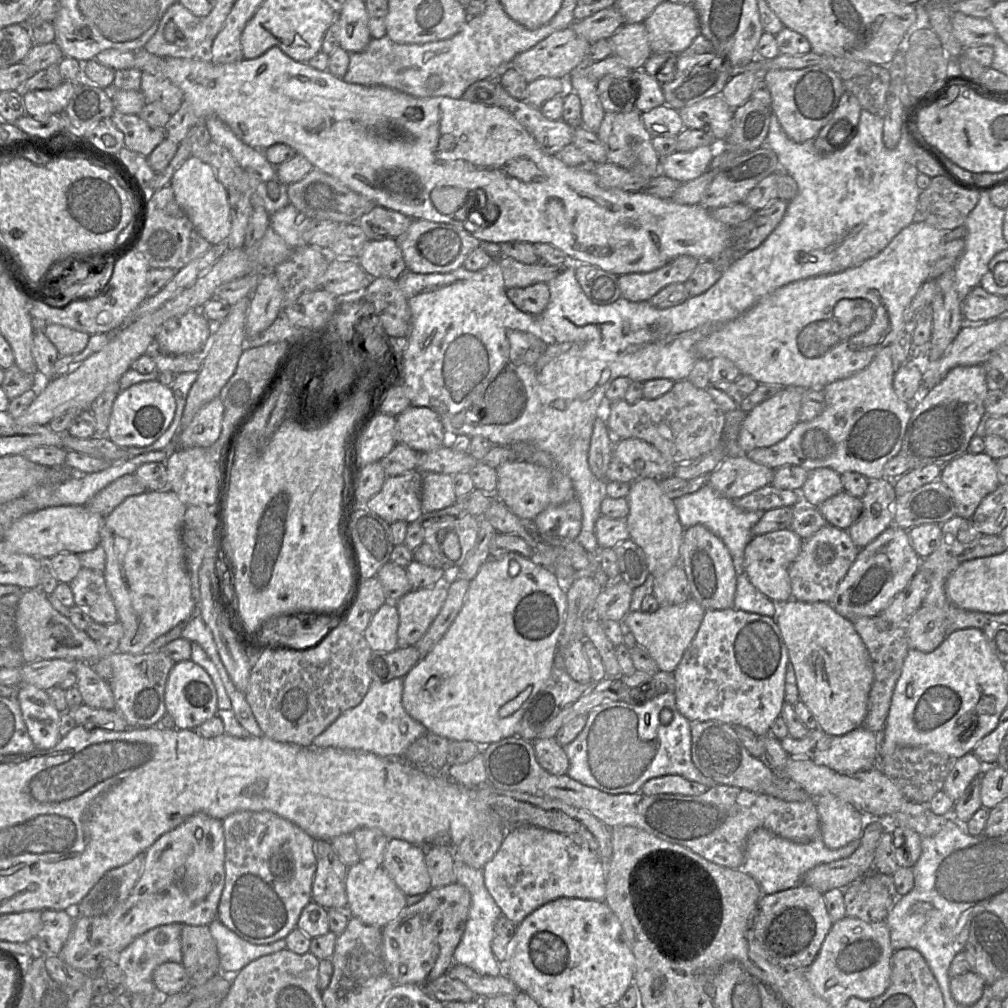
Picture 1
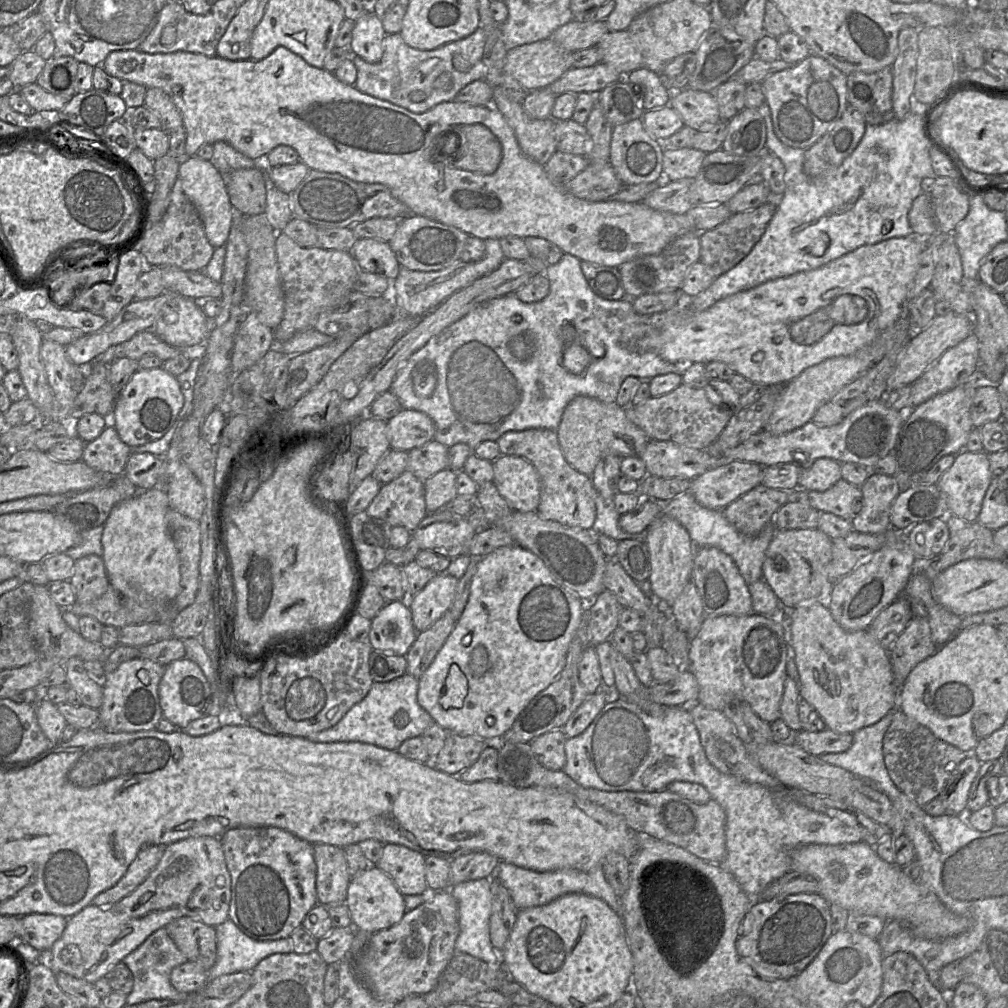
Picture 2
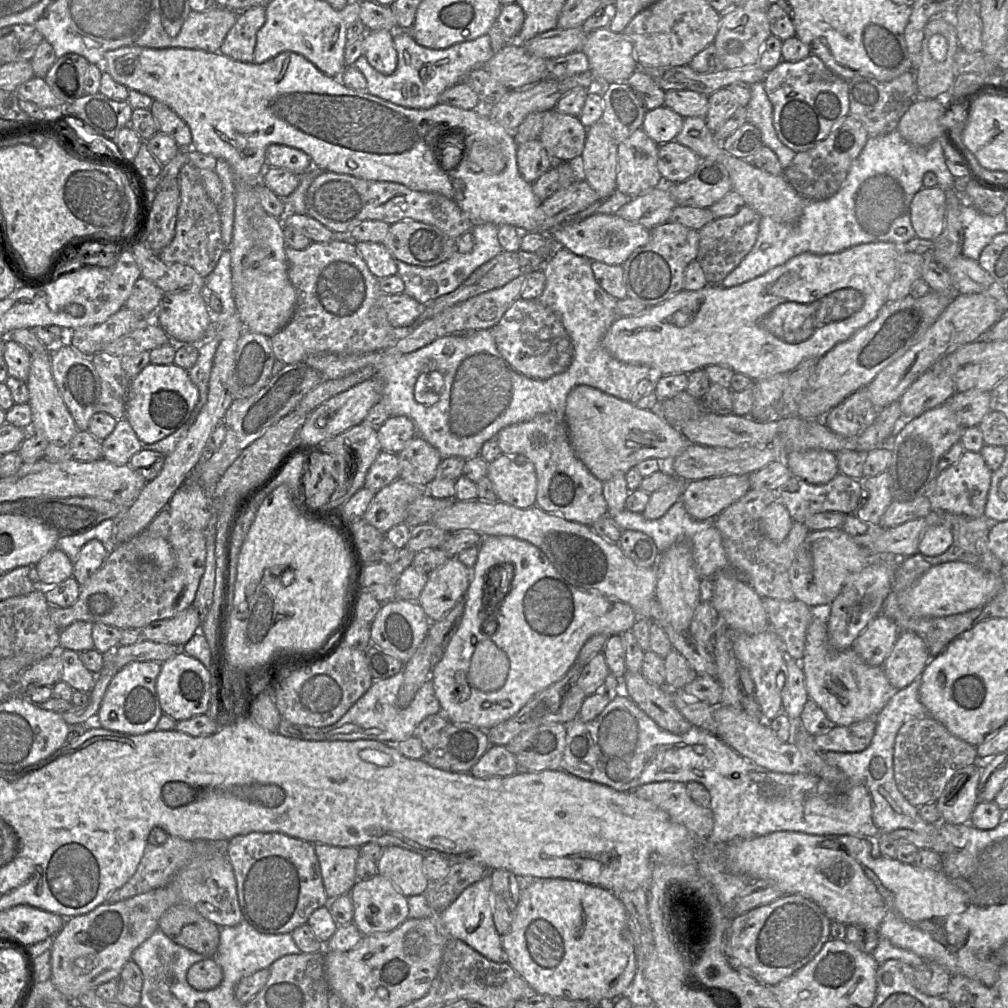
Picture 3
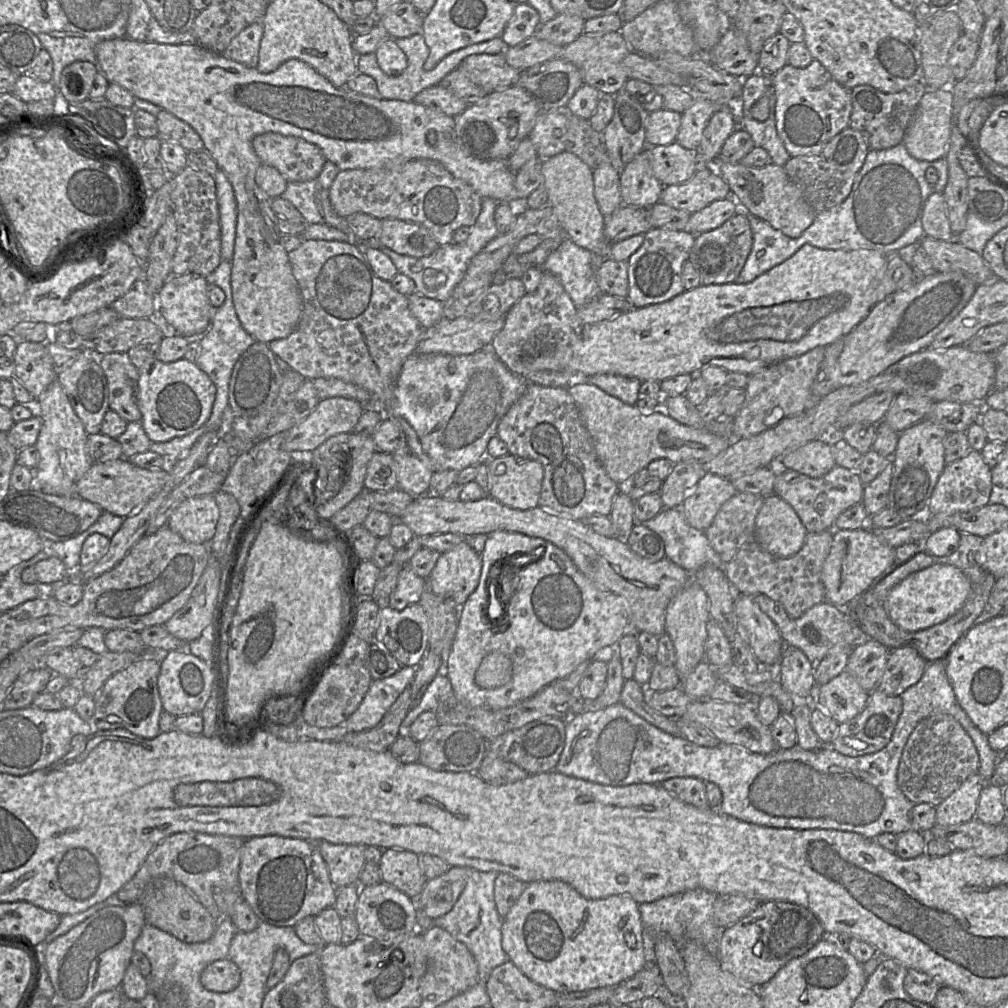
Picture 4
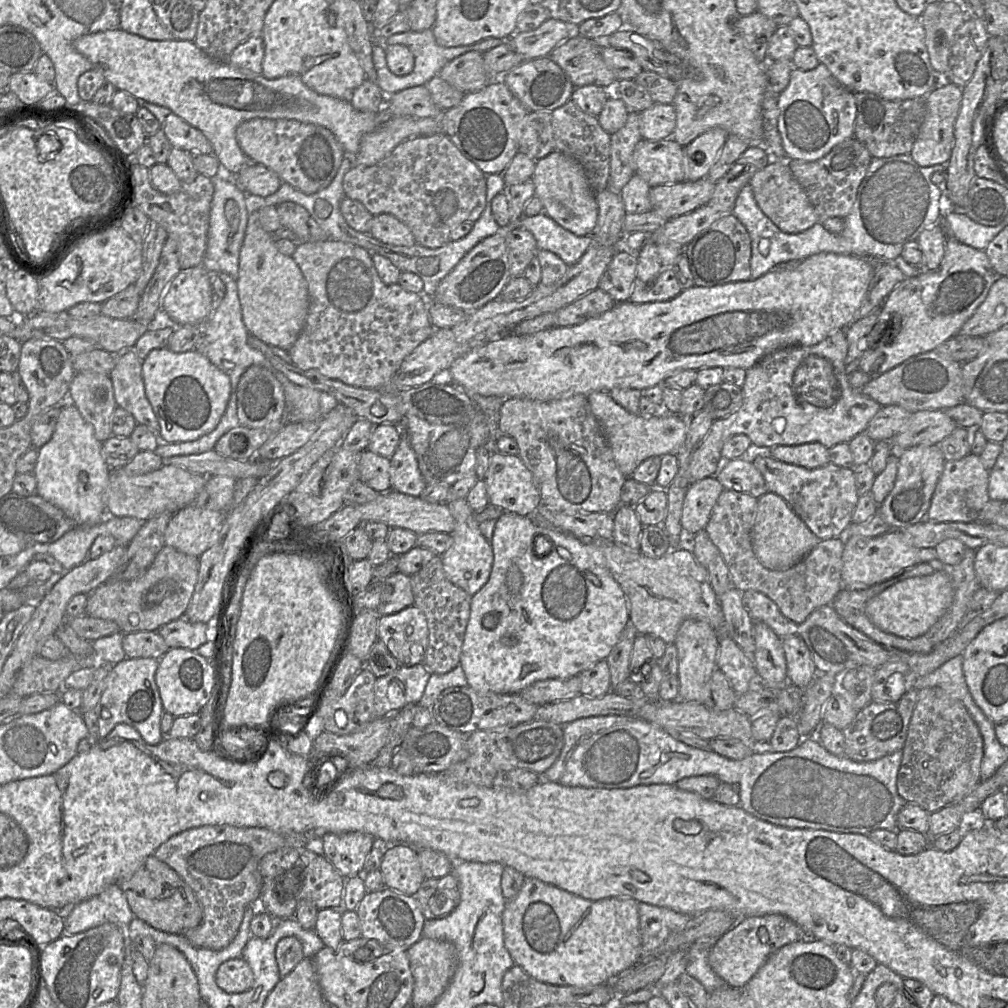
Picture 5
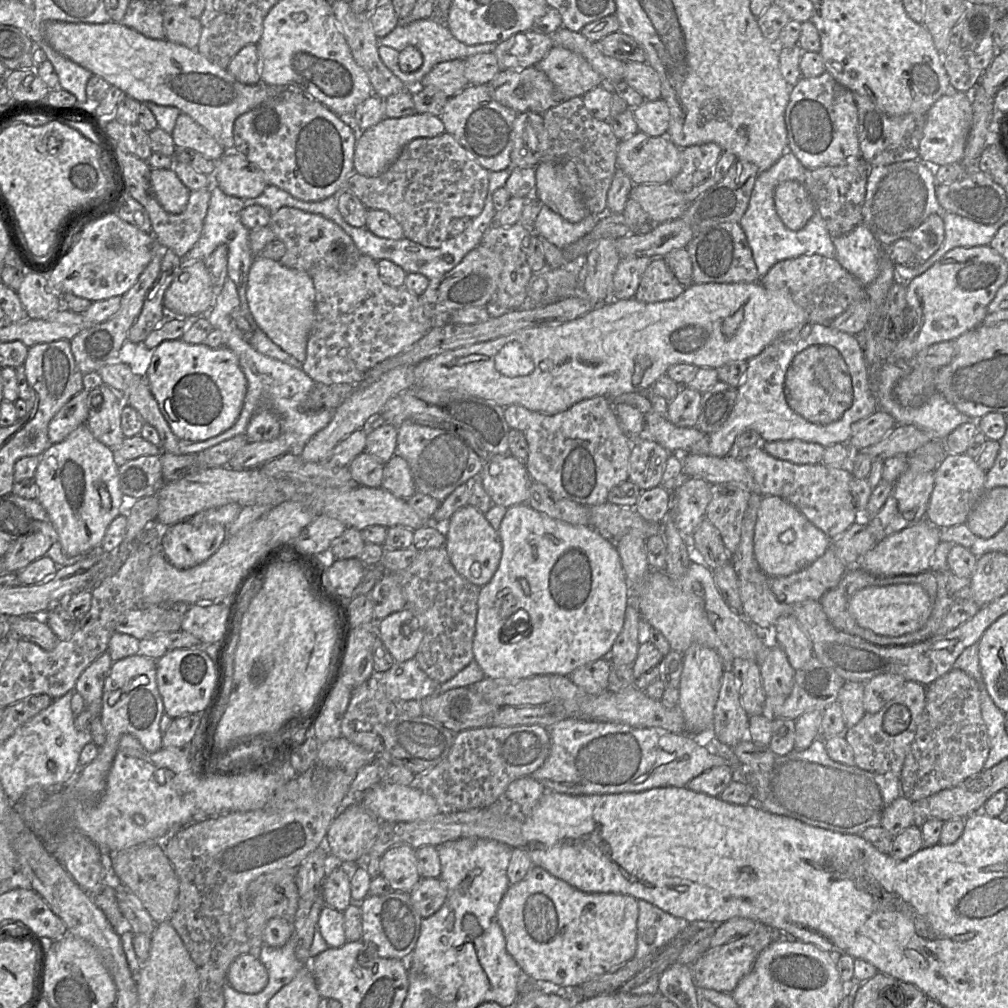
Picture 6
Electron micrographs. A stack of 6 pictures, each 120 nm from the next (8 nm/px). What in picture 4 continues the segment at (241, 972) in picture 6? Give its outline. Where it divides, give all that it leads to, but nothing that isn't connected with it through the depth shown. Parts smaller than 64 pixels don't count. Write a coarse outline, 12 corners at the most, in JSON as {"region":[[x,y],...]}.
{"region":[[214,961],[201,973],[203,987],[227,993],[240,984],[238,966]]}

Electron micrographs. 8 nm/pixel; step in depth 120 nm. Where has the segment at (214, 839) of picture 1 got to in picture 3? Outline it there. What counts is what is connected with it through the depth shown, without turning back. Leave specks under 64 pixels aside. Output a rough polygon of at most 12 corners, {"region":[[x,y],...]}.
{"region":[[227,855],[67,919],[51,981],[71,1002],[118,980],[171,906],[243,921]]}

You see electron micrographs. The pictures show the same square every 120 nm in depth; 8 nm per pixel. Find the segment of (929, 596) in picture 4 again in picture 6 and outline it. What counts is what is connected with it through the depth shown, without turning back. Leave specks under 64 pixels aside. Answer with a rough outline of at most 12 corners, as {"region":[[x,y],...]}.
{"region":[[918,584],[870,586],[848,609],[897,637],[921,629],[933,601]]}

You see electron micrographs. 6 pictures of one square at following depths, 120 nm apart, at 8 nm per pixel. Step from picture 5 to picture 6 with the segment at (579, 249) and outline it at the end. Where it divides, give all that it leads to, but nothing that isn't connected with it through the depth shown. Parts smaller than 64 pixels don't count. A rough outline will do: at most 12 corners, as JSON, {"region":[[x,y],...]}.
{"region":[[542,205],[530,230],[563,250],[598,218],[571,223]]}

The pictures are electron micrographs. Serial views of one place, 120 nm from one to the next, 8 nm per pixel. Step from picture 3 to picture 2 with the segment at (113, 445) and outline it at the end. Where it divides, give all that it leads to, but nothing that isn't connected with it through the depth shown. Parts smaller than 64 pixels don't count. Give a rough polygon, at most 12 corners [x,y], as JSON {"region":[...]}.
{"region":[[108,426],[85,444],[81,460],[119,476],[132,448]]}

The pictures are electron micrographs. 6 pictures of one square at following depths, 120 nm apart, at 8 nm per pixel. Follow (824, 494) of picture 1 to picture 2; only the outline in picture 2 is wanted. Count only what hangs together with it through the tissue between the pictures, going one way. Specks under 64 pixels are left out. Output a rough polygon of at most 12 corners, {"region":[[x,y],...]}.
{"region":[[819,458],[799,488],[823,492],[842,478],[841,463]]}

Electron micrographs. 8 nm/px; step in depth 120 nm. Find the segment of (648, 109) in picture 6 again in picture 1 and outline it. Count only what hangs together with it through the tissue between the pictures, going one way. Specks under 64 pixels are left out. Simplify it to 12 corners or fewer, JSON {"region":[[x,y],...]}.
{"region":[[667,105],[641,113],[652,138],[676,137],[684,129]]}

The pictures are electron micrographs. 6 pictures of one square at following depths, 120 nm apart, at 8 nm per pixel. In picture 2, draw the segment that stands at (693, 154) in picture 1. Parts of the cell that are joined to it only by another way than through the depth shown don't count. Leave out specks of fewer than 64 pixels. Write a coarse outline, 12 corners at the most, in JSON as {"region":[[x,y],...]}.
{"region":[[663,152],[663,180],[694,179],[707,153]]}

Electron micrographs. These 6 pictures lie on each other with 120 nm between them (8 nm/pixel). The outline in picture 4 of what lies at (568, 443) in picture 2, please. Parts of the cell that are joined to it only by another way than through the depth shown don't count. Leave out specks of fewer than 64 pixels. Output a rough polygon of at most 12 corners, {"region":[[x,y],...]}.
{"region":[[593,384],[567,390],[619,486],[654,460],[704,463],[732,441],[643,412]]}

